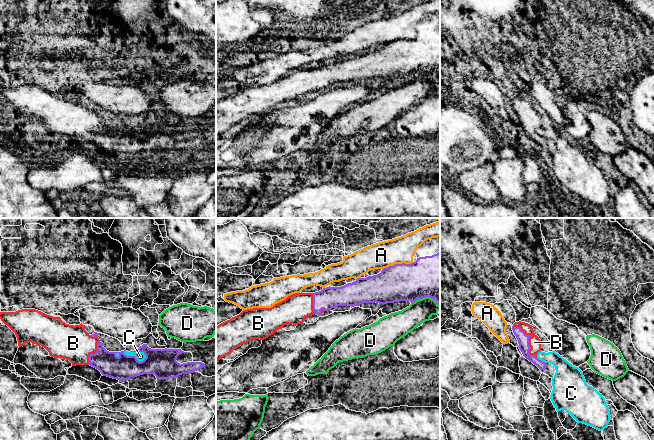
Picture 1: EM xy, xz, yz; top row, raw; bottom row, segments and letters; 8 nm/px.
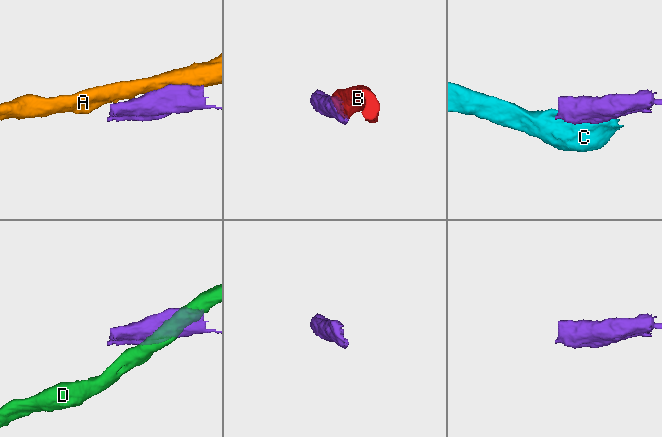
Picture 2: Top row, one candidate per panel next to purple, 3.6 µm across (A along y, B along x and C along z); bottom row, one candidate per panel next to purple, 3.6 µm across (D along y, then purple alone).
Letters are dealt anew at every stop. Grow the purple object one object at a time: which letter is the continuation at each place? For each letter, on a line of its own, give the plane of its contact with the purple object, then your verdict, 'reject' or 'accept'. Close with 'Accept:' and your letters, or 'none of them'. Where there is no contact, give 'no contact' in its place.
A: meets purple in xz; reject
B: meets purple in yz; accept
C: meets purple in xy; reject
D: meets purple in xz; reject
Accept: B

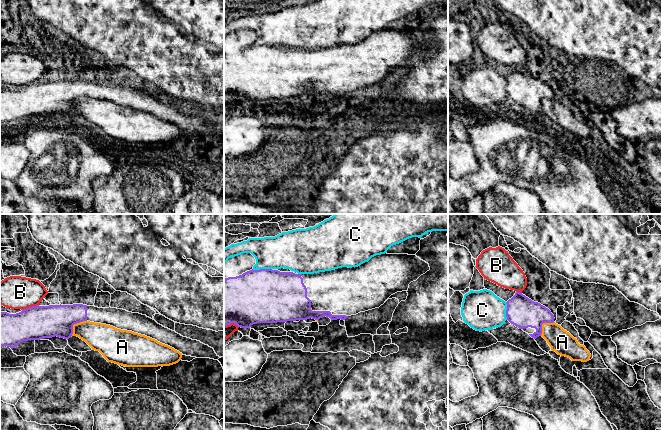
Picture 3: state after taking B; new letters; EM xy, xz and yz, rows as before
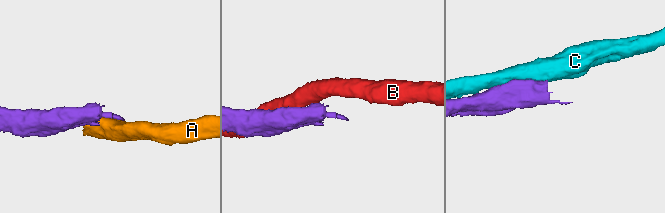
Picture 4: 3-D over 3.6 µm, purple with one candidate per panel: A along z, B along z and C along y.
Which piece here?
A: meets purple in xy; reject
B: meets purple in xy; reject
C: meets purple in xz; reject
Accept: none of them

